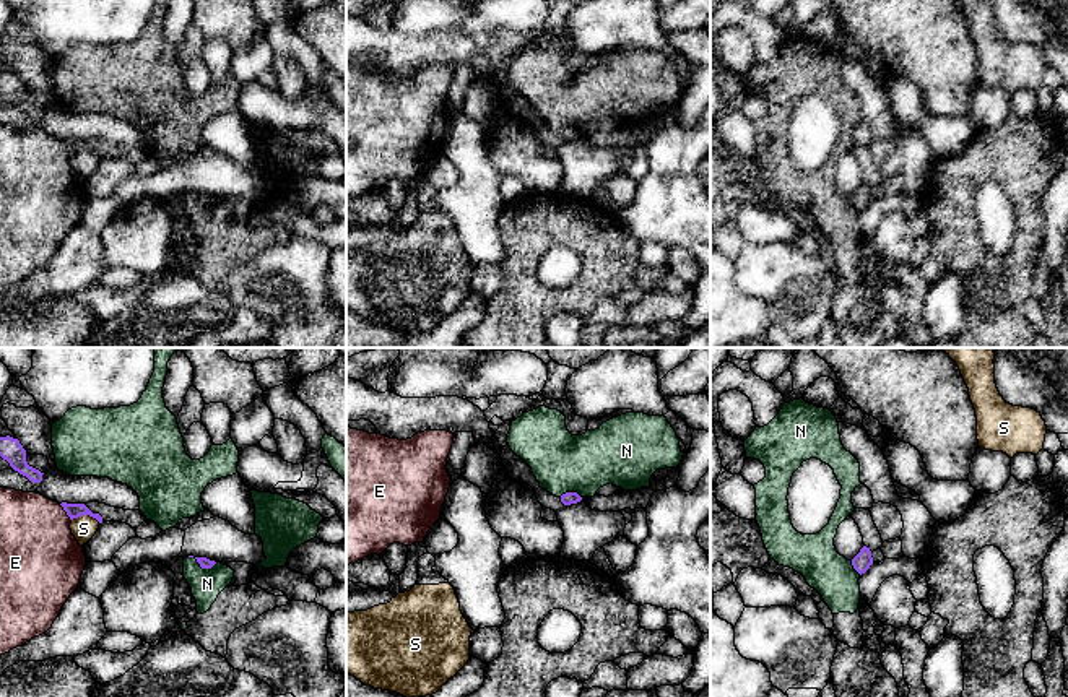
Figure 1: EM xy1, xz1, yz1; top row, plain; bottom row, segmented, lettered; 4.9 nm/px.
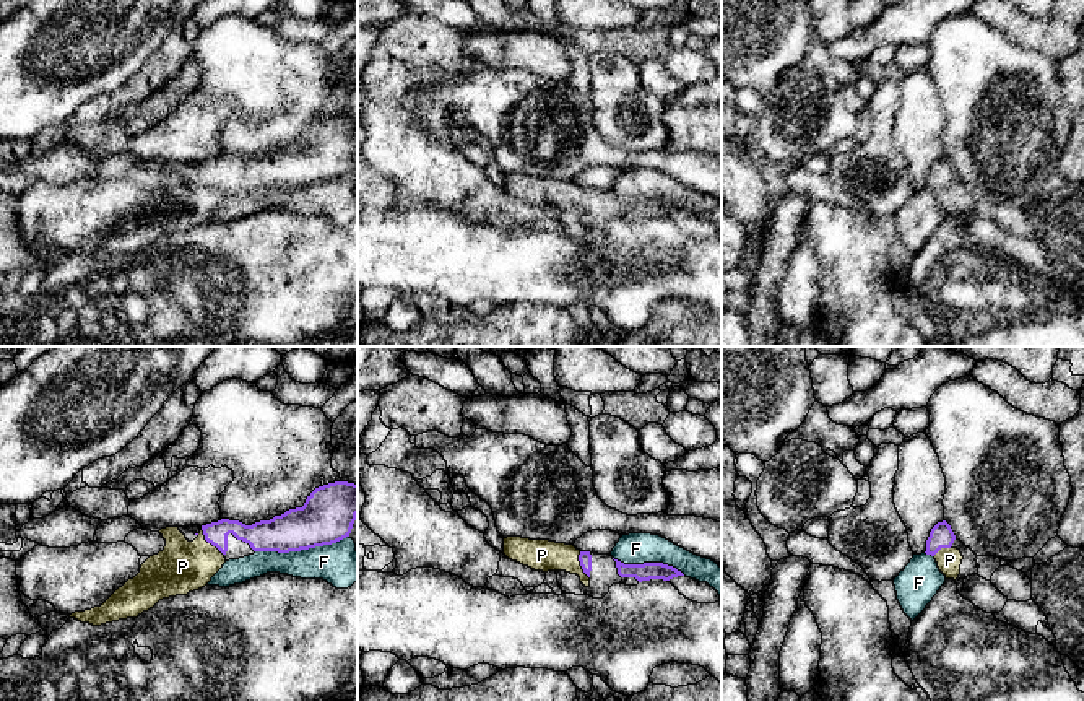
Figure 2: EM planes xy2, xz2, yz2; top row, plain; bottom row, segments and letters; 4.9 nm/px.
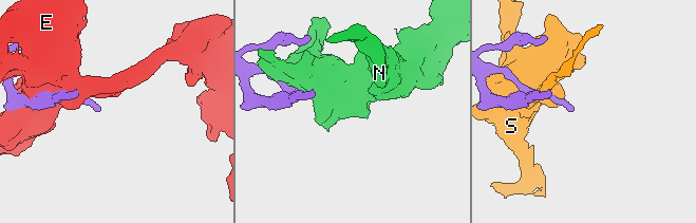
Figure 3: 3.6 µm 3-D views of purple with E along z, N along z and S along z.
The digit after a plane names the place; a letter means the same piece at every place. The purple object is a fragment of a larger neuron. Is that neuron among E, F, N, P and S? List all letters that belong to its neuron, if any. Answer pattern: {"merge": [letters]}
{"merge": ["P"]}

